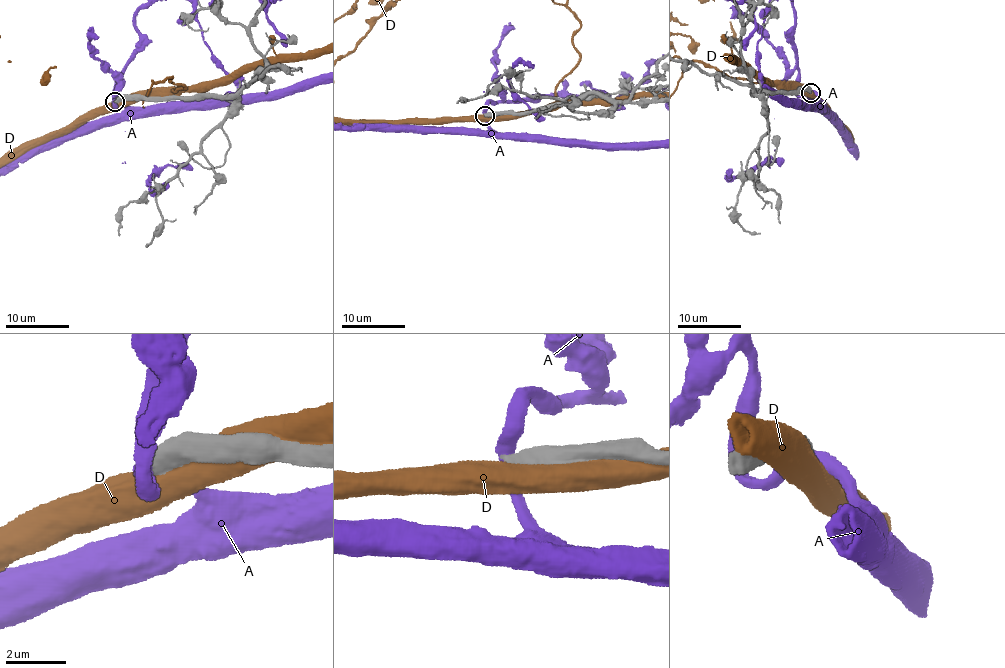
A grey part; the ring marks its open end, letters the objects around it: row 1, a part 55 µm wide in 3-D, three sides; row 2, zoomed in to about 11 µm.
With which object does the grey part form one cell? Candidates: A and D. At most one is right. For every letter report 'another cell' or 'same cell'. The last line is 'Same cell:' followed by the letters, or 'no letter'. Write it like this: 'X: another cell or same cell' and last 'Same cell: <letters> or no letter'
A: another cell
D: another cell
Same cell: no letter

